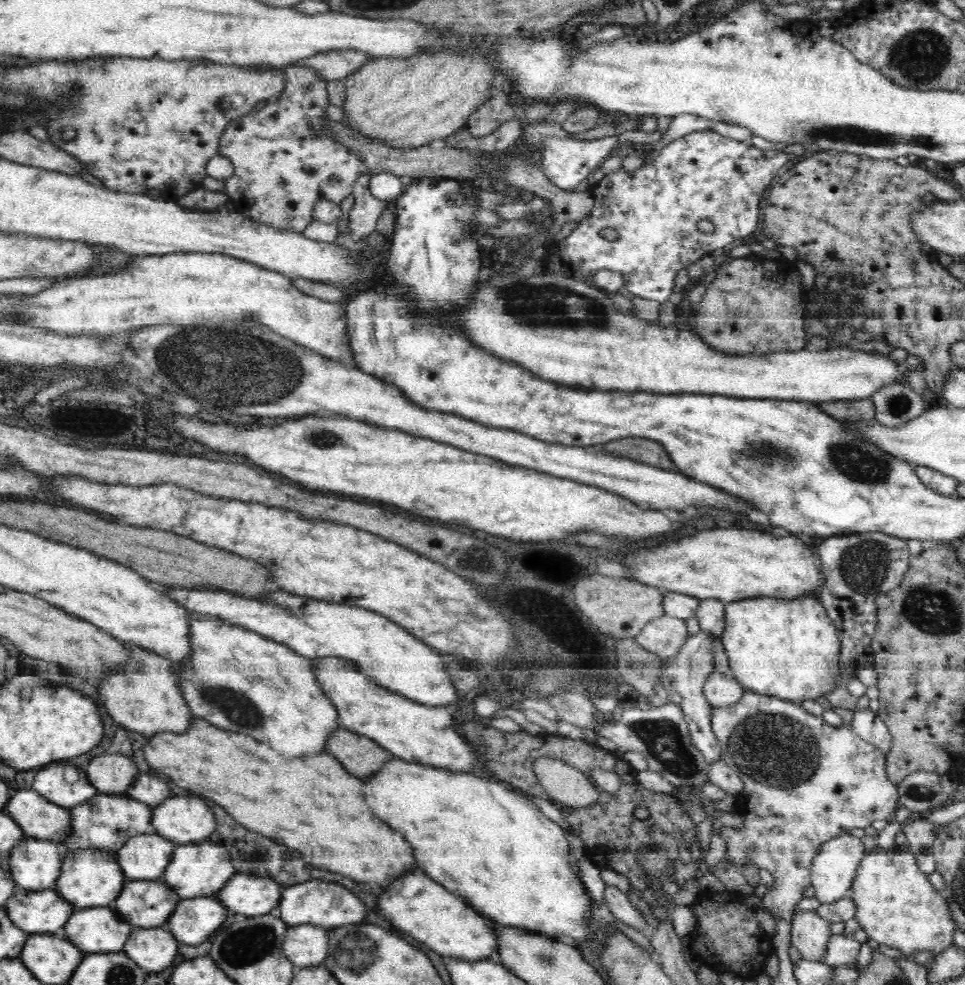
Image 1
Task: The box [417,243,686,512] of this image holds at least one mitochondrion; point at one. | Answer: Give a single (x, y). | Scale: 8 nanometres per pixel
(534, 304)

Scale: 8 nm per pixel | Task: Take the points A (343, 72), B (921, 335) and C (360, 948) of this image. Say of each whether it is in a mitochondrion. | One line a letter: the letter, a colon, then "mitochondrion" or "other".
A: other
B: other
C: mitochondrion

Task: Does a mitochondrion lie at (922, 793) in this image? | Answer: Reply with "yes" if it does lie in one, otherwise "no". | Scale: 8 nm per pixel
yes

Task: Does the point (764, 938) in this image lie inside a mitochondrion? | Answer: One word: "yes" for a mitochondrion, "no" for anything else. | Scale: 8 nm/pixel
no

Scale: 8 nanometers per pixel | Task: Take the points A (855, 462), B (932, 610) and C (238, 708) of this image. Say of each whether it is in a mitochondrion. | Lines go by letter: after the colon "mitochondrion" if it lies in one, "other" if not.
A: mitochondrion
B: mitochondrion
C: mitochondrion

